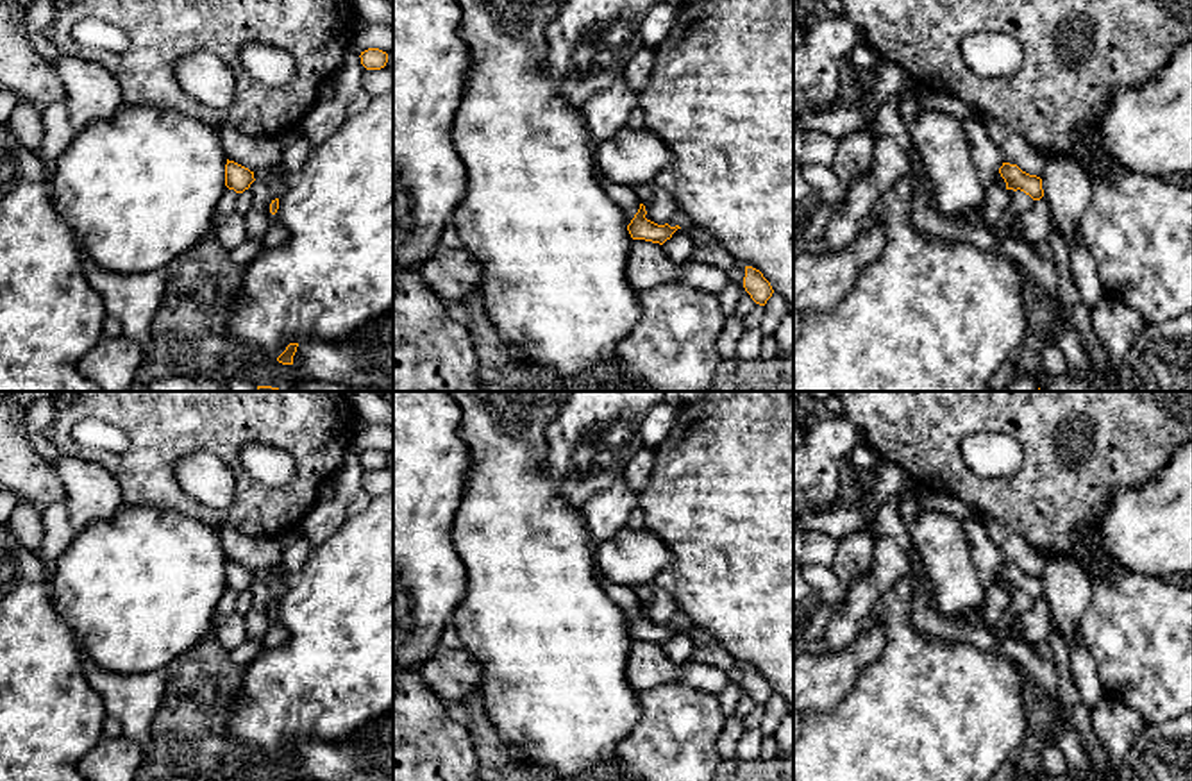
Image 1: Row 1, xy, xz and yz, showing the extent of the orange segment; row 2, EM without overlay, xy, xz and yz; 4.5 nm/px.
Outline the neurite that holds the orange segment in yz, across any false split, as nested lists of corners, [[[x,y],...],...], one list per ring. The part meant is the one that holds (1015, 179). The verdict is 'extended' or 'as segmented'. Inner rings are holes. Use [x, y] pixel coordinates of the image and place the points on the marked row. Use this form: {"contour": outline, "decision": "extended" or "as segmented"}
{"contour": [[[1003,163],[999,173],[1006,182],[1006,189],[1020,189],[1033,200],[1040,200],[1044,197],[1042,179],[1022,172],[1017,164]]], "decision": "as segmented"}

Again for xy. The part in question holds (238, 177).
{"contour": [[[227,159],[225,186],[229,189],[234,189],[236,193],[243,193],[245,189],[250,188],[250,184],[254,181],[256,181],[254,172],[250,172],[248,168]]], "decision": "as segmented"}

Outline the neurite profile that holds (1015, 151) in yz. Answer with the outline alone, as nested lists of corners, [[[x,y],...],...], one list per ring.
[[[994,116],[981,118],[990,139],[1003,154],[1004,163],[1017,164],[1022,172],[1040,177],[1047,155],[1028,143],[1020,134],[1012,130],[1004,122]]]

